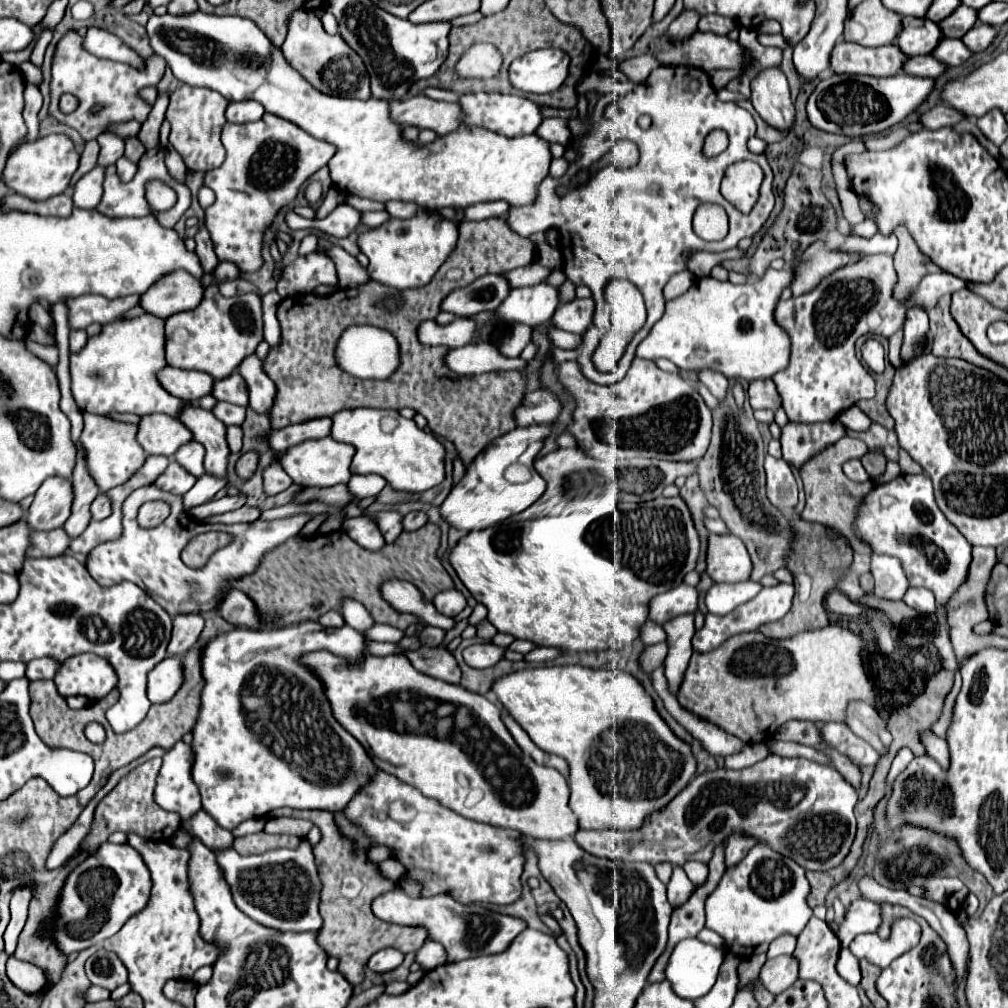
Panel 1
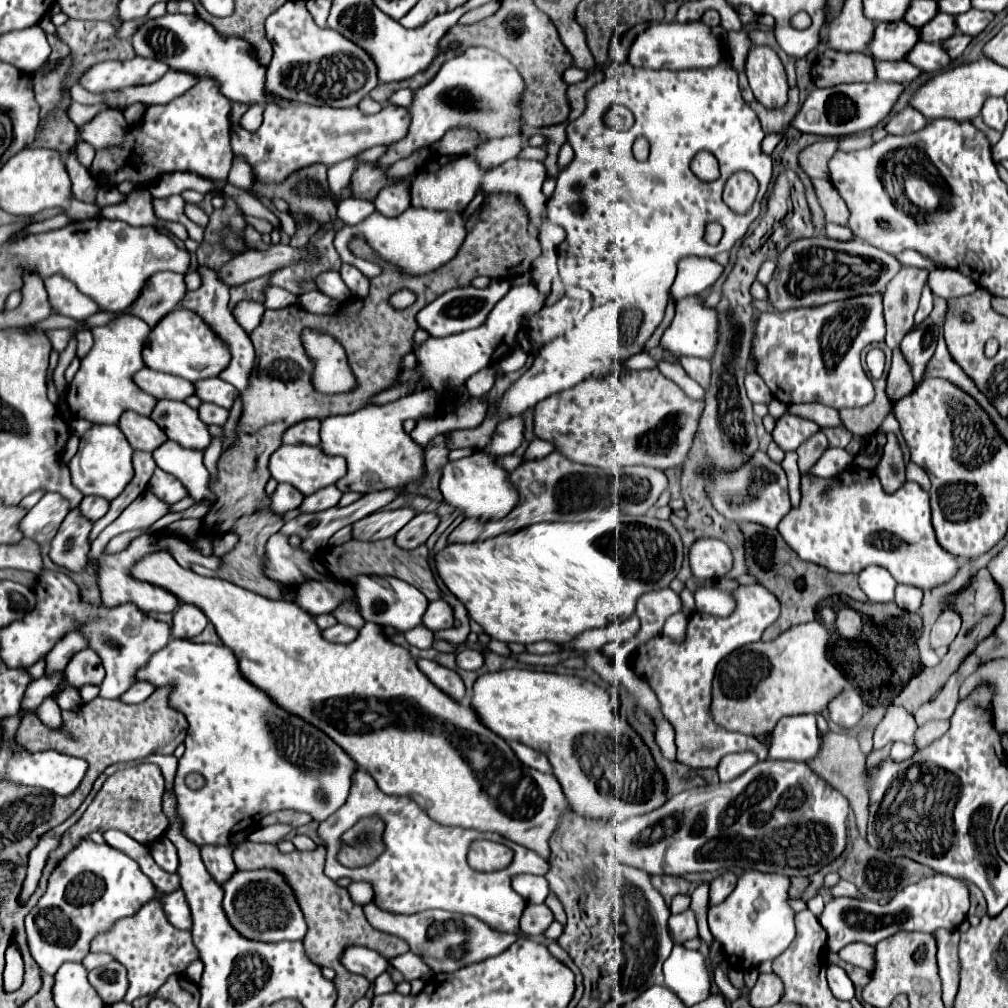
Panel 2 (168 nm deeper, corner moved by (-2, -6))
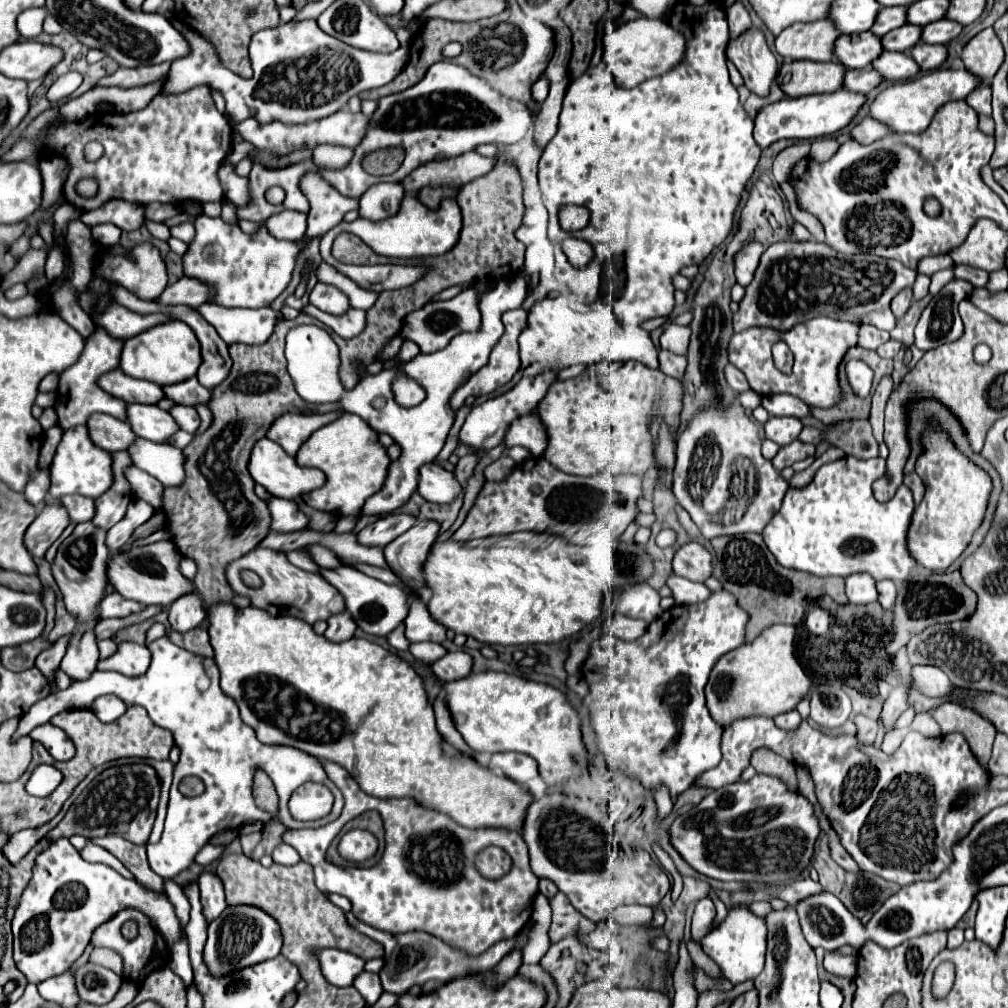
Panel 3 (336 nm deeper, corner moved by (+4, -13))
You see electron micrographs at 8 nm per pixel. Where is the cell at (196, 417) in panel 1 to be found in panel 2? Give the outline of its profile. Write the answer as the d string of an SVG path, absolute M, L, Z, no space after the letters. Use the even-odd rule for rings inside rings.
M158 401L150 415L152 421L164 429L168 439L188 449L204 451L212 439L198 417L198 411L188 407L184 401Z

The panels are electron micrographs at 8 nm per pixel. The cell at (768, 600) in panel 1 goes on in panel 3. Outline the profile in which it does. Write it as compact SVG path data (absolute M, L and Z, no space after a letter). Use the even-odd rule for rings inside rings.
M718 590L714 592L706 602L700 602L700 604L690 604L690 606L674 606L670 610L666 610L654 624L648 626L648 630L634 642L620 642L620 640L614 640L612 636L600 636L596 646L592 648L590 656L586 658L584 666L582 666L582 674L584 678L588 680L590 684L590 694L584 698L584 704L586 708L590 710L590 716L592 716L592 726L598 734L598 746L600 750L606 754L606 760L608 760L608 766L612 770L626 770L628 776L632 778L638 778L646 788L650 788L652 792L656 790L658 784L666 784L670 788L670 794L672 798L676 798L682 790L686 790L688 786L692 786L696 782L696 778L700 774L704 774L706 770L718 766L720 758L722 758L722 752L720 752L720 740L722 740L722 728L710 718L710 712L706 708L706 700L704 700L704 686L708 682L708 676L714 668L714 664L730 650L734 648L740 648L744 642L746 642L746 624L748 624L748 618L750 614L738 606L736 602L736 596L732 596L730 592L726 590Z

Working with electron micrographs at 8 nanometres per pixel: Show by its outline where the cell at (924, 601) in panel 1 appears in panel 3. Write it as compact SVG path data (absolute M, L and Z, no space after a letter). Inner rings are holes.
M880 580L878 582L878 602L882 604L882 608L886 610L892 610L894 608L894 602L896 602L896 596L898 596L898 590L894 586L894 582L890 580Z

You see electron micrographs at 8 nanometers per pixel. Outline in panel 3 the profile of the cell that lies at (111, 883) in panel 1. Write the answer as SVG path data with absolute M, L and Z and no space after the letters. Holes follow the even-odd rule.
M66 838L56 840L36 858L34 876L12 920L16 966L32 984L62 974L82 956L90 932L126 908L144 912L152 926L166 938L168 946L184 938L184 928L166 892L154 892L136 880L126 880L106 864L86 862Z

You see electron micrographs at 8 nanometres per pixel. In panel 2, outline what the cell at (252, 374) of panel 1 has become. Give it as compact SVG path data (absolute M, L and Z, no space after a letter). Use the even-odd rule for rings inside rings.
M200 267L198 269L200 275L204 277L202 279L202 287L196 289L196 291L190 291L184 301L180 301L180 307L184 309L190 309L194 311L196 315L202 317L202 321L228 345L228 351L232 353L232 361L228 363L228 367L224 369L224 373L220 373L220 379L234 385L238 391L244 391L248 387L248 377L250 377L250 371L252 371L252 365L254 365L254 347L250 343L250 337L248 333L234 321L232 313L230 313L230 307L228 307L228 287L218 279L218 275L208 269L208 267Z

